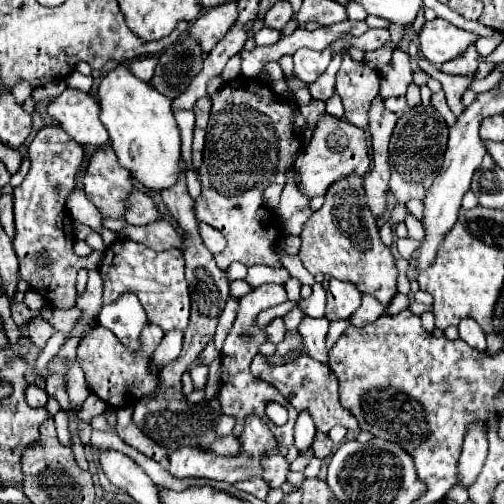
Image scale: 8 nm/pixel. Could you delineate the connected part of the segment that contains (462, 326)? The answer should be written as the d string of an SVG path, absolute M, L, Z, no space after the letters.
M463 319L459 325L459 337L473 349L477 351L485 351L485 333L481 331L481 327L477 327L477 323L473 323L473 319Z

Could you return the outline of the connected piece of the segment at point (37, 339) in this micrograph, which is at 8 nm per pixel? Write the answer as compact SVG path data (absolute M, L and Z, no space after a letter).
M35 319L35 321L29 323L29 341L33 345L37 345L37 347L45 347L51 333L53 333L51 325L47 321L43 321L43 319Z

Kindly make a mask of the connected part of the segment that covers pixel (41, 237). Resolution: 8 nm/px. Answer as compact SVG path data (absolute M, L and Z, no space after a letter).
M51 125L51 127L43 127L35 135L35 139L29 145L27 157L31 161L31 169L29 169L27 177L23 179L23 183L13 191L15 229L17 229L17 235L13 239L13 247L15 247L15 253L19 257L19 279L27 281L29 287L33 291L37 291L43 299L47 299L49 305L53 305L57 309L71 309L75 305L75 299L77 299L77 289L75 289L77 271L81 267L97 269L101 266L104 258L104 253L98 251L93 251L87 257L77 257L73 253L75 231L73 231L73 223L71 223L71 215L65 211L65 199L71 193L71 189L75 187L75 173L77 173L81 159L83 159L83 147L79 143L71 141L69 135L65 131L61 131L61 127Z

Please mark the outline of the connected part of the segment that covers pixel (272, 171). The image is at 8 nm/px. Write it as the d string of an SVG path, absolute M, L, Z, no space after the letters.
M249 77L227 81L211 99L213 109L207 125L203 163L199 165L201 195L193 199L195 215L201 223L219 229L227 239L227 247L215 255L223 271L227 271L233 261L247 267L279 267L281 261L273 247L281 229L275 215L263 205L261 193L265 183L275 179L277 171L285 171L299 153L301 139L291 125L291 107L275 99L269 85Z

